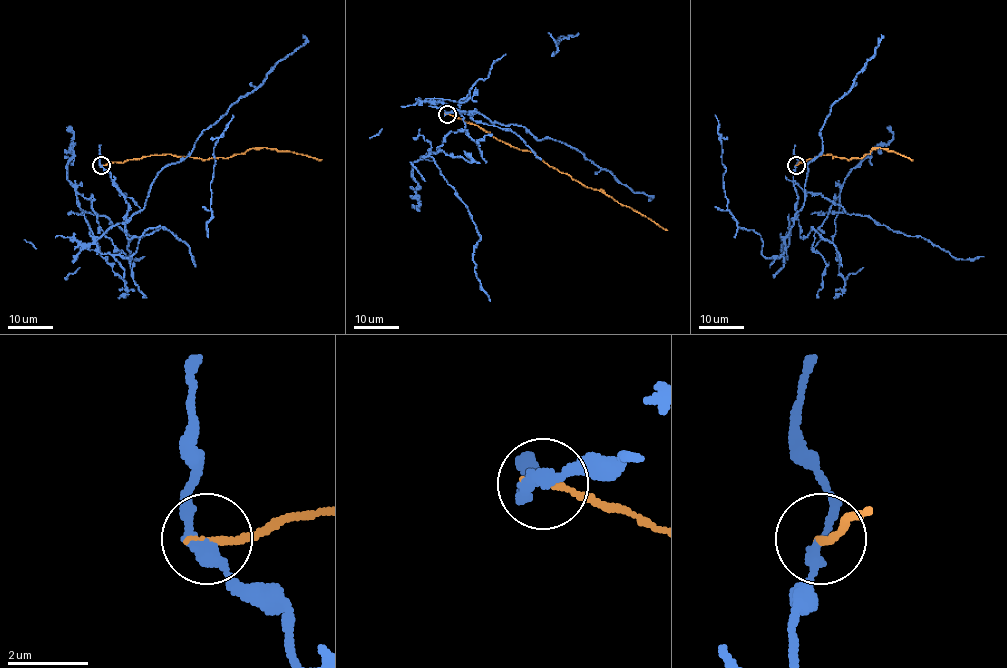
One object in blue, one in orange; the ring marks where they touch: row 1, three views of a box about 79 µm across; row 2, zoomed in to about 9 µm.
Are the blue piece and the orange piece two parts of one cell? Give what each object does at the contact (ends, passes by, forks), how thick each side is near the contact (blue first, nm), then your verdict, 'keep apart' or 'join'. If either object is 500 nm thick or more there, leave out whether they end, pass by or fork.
blue passes by | orange ends | 280/170 nm | keep apart

